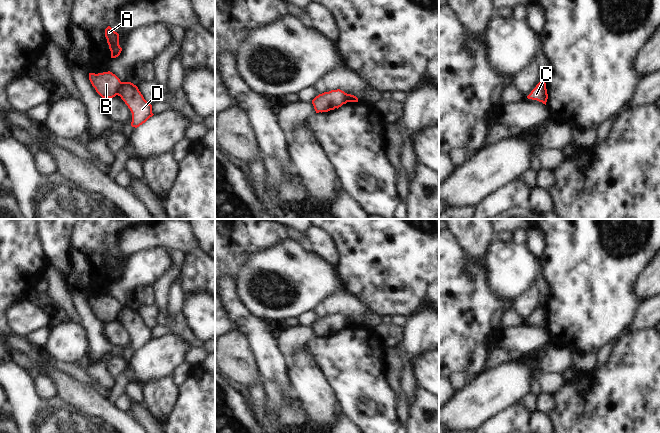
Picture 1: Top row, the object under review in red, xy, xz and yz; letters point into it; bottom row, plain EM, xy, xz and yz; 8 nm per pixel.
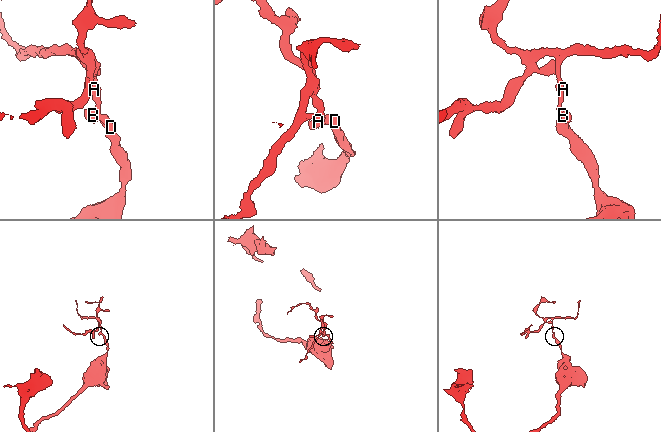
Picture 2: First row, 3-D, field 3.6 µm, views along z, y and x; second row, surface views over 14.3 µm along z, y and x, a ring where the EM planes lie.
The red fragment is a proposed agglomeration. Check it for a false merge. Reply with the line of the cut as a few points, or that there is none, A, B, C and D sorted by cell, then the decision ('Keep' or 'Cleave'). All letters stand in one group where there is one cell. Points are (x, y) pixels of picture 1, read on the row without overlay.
Split along xy (124, 306), (117, 318). Groups: A B / C D. Cleave.

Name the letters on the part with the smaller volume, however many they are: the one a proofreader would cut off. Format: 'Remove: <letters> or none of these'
Remove: A, B

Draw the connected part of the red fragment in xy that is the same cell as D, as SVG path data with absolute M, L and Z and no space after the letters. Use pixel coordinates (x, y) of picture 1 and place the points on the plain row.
M124 306L118 315L118 320L121 321L132 337L132 351L139 351L154 339L152 329L144 323L138 311L133 307Z

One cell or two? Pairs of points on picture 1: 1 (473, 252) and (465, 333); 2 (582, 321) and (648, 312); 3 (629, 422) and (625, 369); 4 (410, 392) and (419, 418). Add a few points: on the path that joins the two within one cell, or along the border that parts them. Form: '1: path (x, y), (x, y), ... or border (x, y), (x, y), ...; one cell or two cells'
1: border (483, 258), (480, 270), (469, 279); two cells
2: border (640, 304), (634, 312), (627, 329); two cells
3: path (629, 409), (629, 382); one cell
4: border (418, 388), (414, 403), (408, 412); two cells

